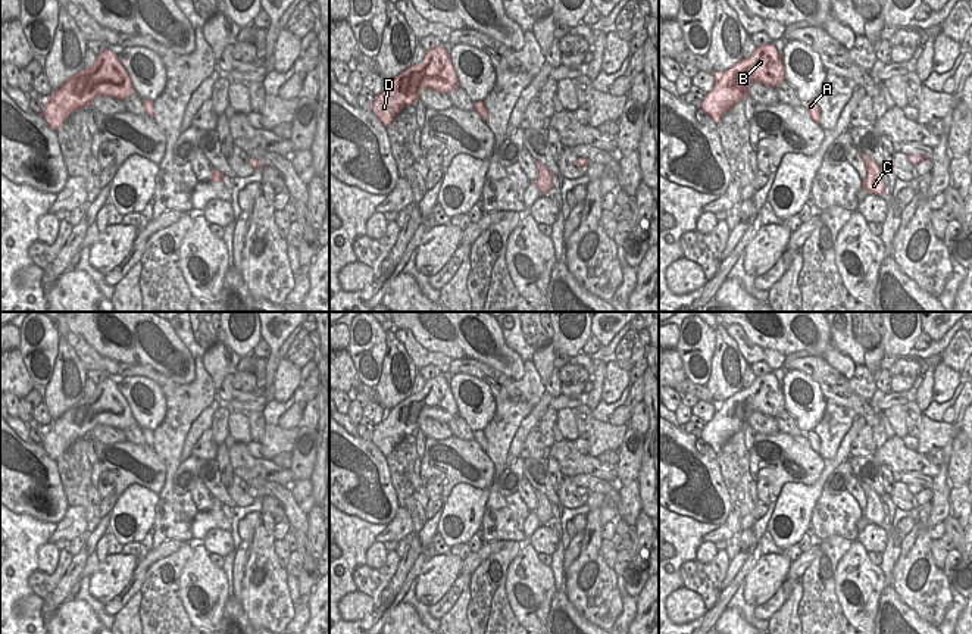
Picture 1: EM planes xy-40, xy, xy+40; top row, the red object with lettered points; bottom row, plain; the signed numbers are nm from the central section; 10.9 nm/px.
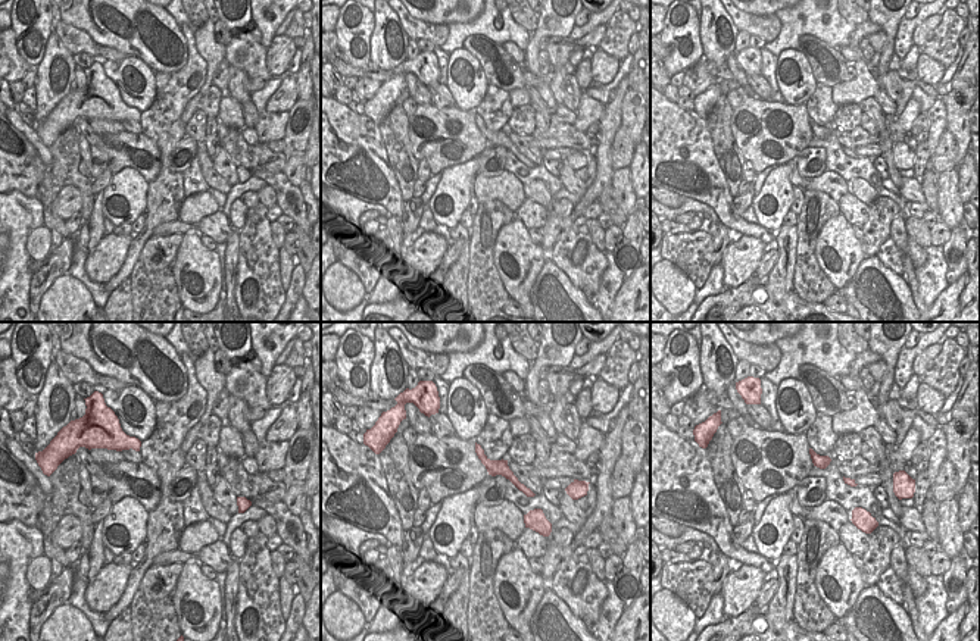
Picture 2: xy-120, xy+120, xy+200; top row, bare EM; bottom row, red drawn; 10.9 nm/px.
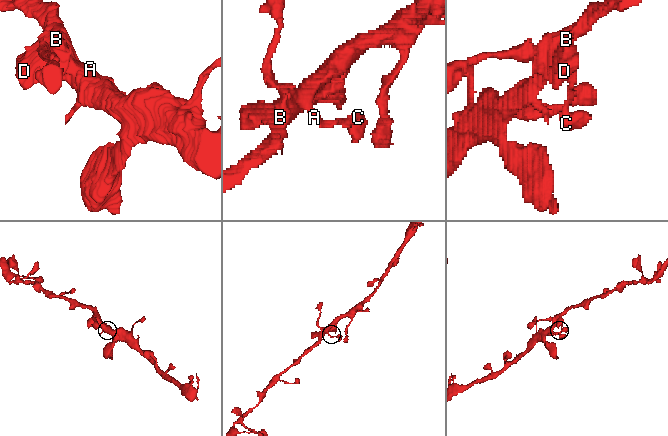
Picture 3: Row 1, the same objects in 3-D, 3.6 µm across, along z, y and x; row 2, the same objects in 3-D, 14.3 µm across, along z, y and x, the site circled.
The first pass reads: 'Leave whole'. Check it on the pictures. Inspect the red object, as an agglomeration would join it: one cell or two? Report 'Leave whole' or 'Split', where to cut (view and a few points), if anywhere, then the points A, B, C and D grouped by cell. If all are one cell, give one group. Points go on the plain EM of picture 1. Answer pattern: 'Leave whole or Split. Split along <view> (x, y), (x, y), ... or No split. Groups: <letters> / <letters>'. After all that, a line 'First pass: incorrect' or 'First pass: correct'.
Leave whole. No split. Groups: A B C D
First pass: correct

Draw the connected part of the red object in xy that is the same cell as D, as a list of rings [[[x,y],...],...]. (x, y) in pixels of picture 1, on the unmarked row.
[[[441,375],[425,381],[425,387],[387,410],[384,419],[374,425],[372,443],[388,456],[396,444],[419,430],[424,418],[438,422],[449,421],[459,415],[447,380]]]

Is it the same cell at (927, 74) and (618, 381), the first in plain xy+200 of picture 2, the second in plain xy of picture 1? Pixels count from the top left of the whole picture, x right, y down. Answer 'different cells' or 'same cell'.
same cell

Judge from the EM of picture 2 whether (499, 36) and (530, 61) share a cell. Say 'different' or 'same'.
different

